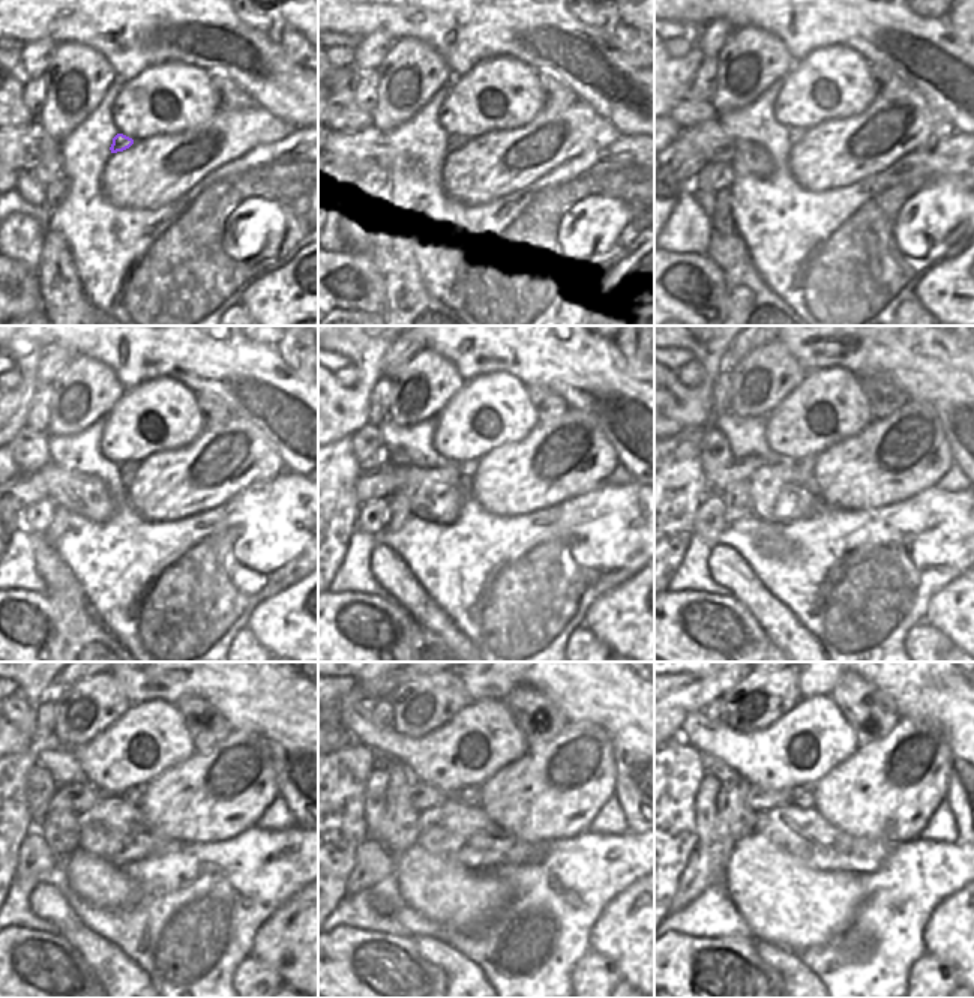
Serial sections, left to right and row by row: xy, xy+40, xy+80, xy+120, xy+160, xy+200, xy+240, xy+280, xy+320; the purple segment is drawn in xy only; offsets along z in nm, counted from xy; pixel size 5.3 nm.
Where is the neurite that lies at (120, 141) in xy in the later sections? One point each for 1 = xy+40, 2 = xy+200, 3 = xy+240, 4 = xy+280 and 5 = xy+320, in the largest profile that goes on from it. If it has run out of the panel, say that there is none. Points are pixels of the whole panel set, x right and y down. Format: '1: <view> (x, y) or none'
1: xy+40 (455, 141)
2: xy+200 (805, 465)
3: xy+240 (134, 796)
4: xy+280 (470, 796)
5: xy+320 (803, 796)

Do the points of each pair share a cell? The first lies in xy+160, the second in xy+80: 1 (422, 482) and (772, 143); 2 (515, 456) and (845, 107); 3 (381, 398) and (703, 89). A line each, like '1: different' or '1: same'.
1: different
2: different
3: same

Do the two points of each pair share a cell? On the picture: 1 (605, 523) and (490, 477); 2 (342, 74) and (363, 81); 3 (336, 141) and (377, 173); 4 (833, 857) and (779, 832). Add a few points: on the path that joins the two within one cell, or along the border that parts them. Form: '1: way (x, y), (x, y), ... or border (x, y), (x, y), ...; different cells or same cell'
1: border (592, 489), (526, 515); different cells
2: border (359, 74), (354, 87); different cells
3: border (387, 162), (378, 162), (362, 170); different cells
4: way (820, 844), (812, 836), (793, 832); same cell

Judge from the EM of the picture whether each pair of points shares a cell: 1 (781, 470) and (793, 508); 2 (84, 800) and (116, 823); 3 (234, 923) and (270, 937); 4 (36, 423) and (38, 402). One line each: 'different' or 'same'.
1: same
2: different
3: different
4: same

